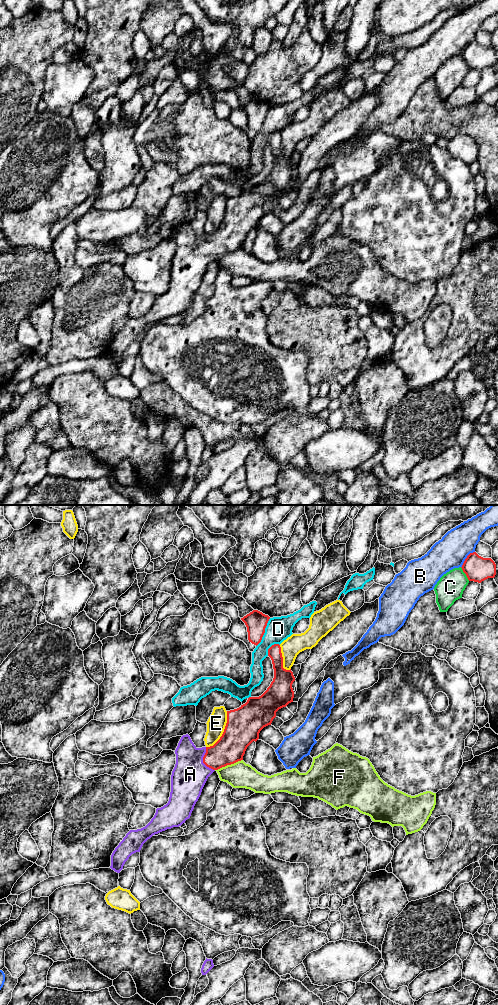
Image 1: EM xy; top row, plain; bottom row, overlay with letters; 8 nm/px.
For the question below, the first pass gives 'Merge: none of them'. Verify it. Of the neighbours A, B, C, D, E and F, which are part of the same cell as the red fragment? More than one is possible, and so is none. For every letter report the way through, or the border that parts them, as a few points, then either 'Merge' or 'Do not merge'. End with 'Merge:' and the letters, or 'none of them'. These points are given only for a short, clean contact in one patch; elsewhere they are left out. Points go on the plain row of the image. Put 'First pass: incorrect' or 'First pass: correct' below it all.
A: Path across: xy (230, 236), (213, 246), (203, 248), (190, 262). Merge
B: Do not merge
C: Do not merge
D: Do not merge
E: Do not merge
F: Boundary: xy (242, 247), (215, 258). Do not merge
Merge: A
First pass: incorrect

